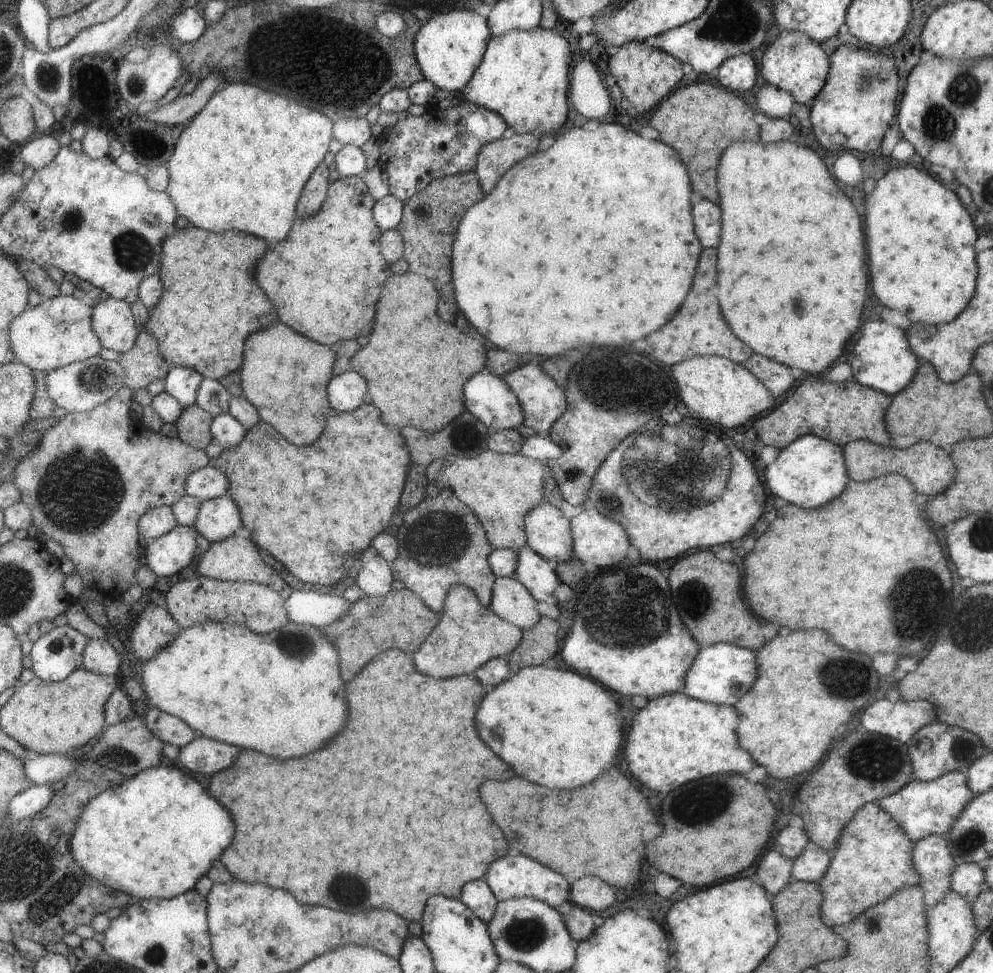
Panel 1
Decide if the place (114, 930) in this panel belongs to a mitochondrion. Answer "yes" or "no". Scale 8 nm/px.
no

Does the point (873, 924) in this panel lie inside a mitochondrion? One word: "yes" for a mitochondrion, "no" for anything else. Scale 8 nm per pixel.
no

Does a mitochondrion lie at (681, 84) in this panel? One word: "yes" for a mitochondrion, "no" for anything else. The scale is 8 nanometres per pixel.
no

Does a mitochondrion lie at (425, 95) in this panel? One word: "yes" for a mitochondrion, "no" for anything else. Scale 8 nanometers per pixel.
no

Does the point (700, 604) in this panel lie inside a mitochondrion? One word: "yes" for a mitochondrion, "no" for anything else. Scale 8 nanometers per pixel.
yes

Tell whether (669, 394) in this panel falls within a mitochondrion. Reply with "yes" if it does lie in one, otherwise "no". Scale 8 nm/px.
no

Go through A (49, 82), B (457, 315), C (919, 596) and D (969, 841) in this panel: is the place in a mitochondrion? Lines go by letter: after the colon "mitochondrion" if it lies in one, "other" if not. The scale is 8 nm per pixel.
A: mitochondrion
B: other
C: mitochondrion
D: mitochondrion

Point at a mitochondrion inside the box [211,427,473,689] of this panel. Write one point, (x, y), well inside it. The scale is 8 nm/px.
(298, 647)

